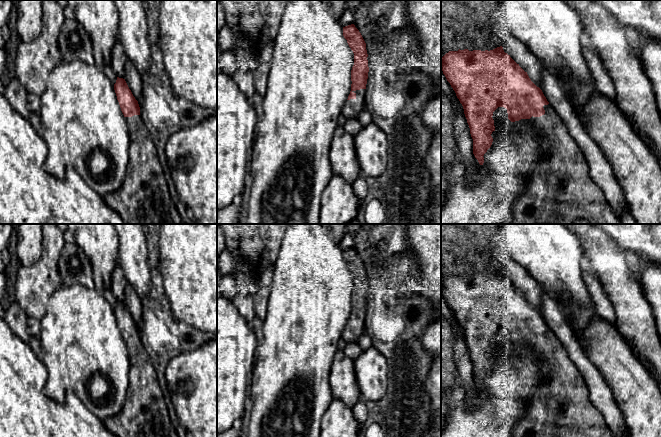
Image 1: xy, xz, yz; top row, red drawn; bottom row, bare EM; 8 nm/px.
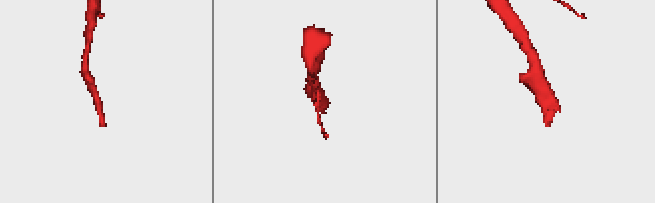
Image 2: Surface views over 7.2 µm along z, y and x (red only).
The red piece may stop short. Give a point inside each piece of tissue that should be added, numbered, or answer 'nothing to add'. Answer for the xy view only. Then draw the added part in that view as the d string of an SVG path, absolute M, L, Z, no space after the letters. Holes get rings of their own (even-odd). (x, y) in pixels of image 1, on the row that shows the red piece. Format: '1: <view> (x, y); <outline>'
1: xy (143, 198); M141 115L125 117L130 135L129 164L122 186L105 196L106 204L126 224L186 224L171 200L157 147Z

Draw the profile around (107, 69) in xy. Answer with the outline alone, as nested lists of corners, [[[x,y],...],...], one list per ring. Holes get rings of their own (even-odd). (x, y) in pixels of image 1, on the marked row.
[[[107,64],[102,68],[102,71],[106,74],[106,76],[109,78],[109,80],[112,82],[112,84],[114,85],[116,83],[117,80],[117,75],[114,72],[111,64]]]

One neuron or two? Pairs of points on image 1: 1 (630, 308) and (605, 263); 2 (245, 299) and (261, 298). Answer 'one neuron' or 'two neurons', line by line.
1: one neuron
2: two neurons

